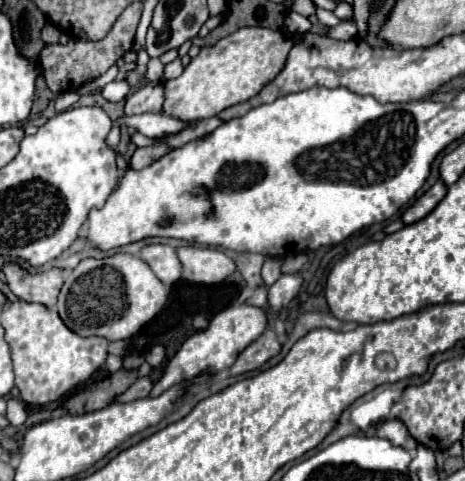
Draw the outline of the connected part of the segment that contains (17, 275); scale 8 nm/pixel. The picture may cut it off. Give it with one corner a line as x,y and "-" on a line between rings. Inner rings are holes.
6,264
4,266
6,282
12,290
12,294
24,302
36,302
46,308
56,306
58,292
64,284
62,270
52,268
44,274
28,274
18,264

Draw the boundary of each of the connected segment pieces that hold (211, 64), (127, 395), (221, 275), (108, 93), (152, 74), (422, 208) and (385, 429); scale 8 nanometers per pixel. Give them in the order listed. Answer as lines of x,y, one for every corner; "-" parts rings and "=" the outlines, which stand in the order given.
240,28
234,34
218,40
214,46
204,46
178,78
162,82
162,114
182,122
196,122
212,118
228,106
250,100
284,68
286,56
298,40
300,36
290,32
268,28
=
150,376
138,378
122,396
116,398
116,402
132,402
132,400
138,400
138,398
146,398
150,394
152,386
154,386
154,380
=
186,246
178,248
176,252
184,266
182,276
192,284
220,284
236,270
232,258
228,258
224,252
216,248
=
120,80
120,82
110,82
104,86
102,90
102,96
110,102
120,102
120,100
126,100
126,96
130,94
130,86
126,80
=
152,58
148,62
148,82
160,82
162,80
162,74
164,74
164,64
158,60
158,58
=
438,180
424,196
420,196
406,212
404,212
404,224
414,224
414,222
418,222
418,220
422,220
424,216
428,216
436,206
438,206
438,202
446,196
446,190
448,190
448,186
442,182
442,180
=
386,420
378,428
378,436
380,438
388,438
392,444
404,446
408,450
414,450
416,448
416,440
412,436
408,436
408,430
406,430
406,426
400,420

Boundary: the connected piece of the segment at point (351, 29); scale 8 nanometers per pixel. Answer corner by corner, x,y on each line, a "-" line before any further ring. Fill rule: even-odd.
350,18
350,20
342,20
338,26
330,28
330,32
328,32
328,36
336,38
336,40
352,40
356,34
358,34
358,28
356,28
354,18

